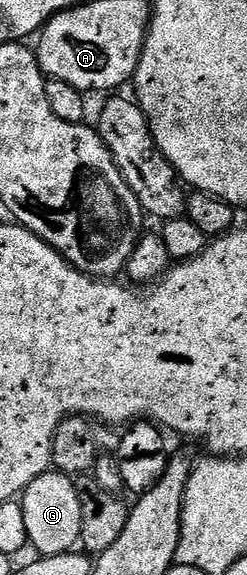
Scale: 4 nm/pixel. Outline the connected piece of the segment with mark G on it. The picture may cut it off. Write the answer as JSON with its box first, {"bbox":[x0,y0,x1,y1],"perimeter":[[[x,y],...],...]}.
{"bbox":[21,469,81,556],"perimeter":[[[52,469],[46,475],[37,477],[28,485],[21,496],[21,502],[25,509],[25,525],[29,528],[29,544],[36,547],[40,556],[63,555],[66,551],[72,550],[79,543],[81,533],[81,501],[77,497],[72,476],[61,475]]]}

